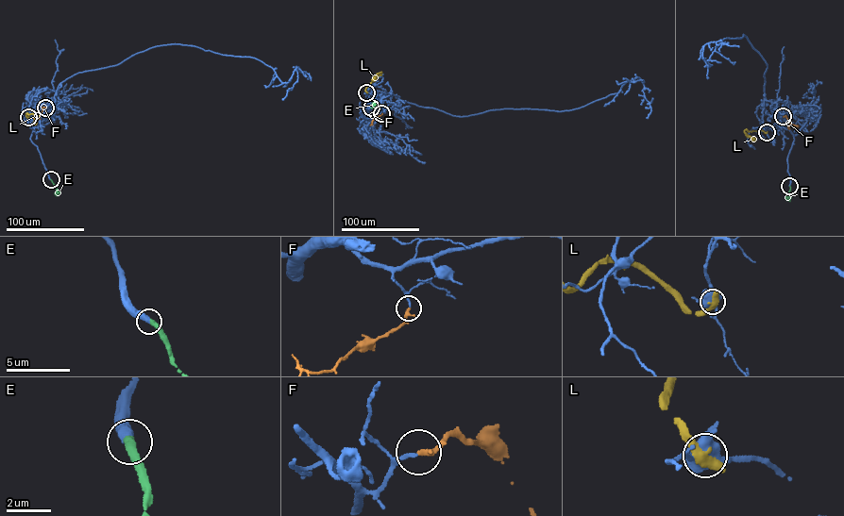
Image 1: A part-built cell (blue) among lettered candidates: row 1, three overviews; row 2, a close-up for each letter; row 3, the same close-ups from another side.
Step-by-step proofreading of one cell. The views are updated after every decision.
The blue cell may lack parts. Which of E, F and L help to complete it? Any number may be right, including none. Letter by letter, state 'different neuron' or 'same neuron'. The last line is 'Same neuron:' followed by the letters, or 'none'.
E: same neuron
F: same neuron
L: different neuron
Same neuron: E, F

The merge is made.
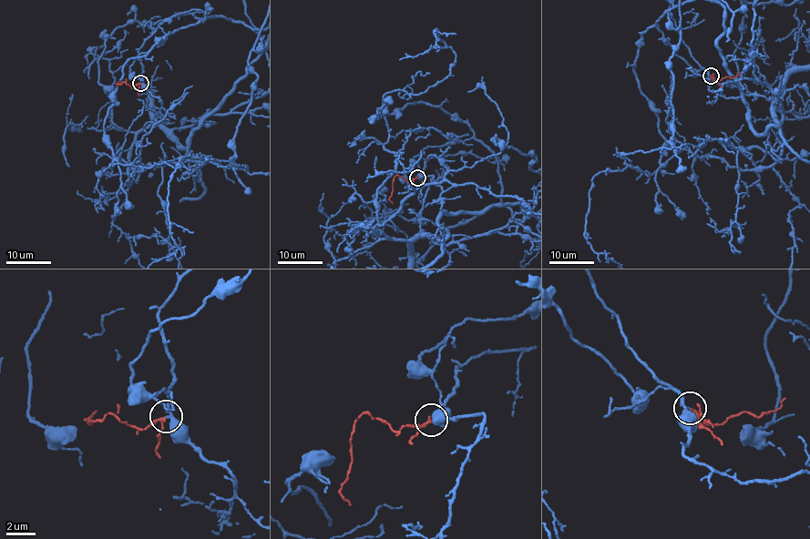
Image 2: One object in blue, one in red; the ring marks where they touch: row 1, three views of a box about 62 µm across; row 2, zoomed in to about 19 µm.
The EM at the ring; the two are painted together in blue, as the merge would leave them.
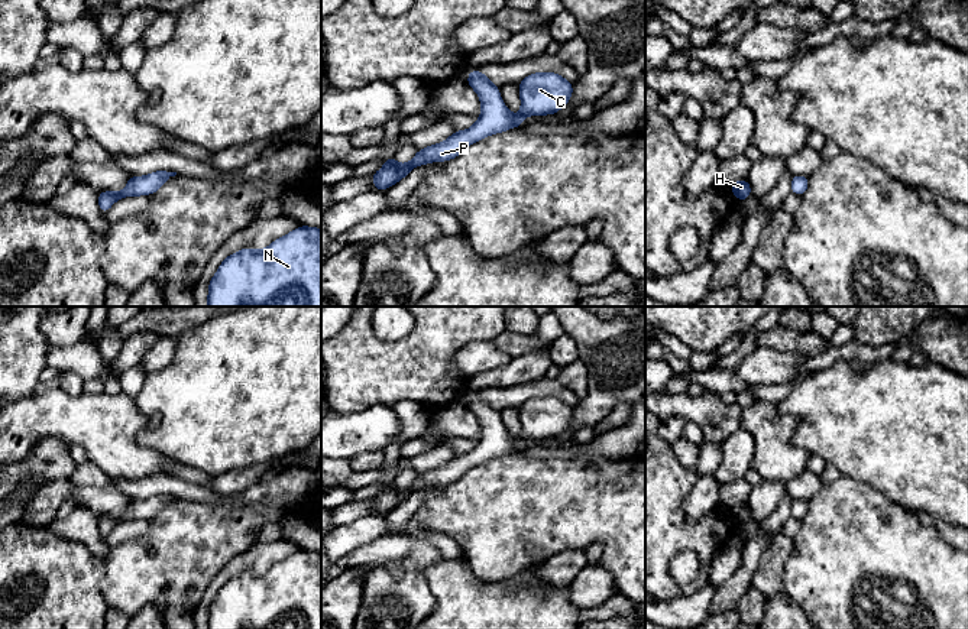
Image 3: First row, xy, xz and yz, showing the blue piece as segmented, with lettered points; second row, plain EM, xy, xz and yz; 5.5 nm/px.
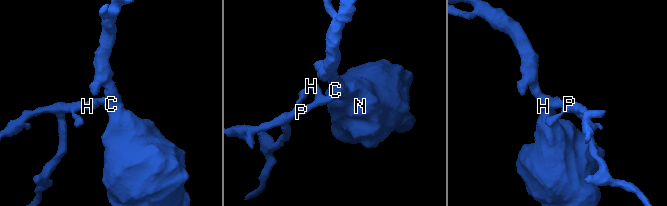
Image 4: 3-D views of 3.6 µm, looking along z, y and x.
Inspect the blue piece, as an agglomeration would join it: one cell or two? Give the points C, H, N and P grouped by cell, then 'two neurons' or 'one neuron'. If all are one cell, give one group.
C H N P | one neuron

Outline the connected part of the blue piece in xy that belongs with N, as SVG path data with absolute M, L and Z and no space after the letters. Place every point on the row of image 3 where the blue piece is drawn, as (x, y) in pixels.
M301 226L263 250L227 256L208 283L207 307L321 307L321 230Z

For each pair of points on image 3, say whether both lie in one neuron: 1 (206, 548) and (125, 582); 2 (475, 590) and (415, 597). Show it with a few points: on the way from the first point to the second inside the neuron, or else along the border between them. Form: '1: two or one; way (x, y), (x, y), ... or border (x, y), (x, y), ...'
1: one; way (185, 550), (168, 567), (145, 571)
2: two; border (439, 561), (426, 570), (434, 600), (431, 613)

